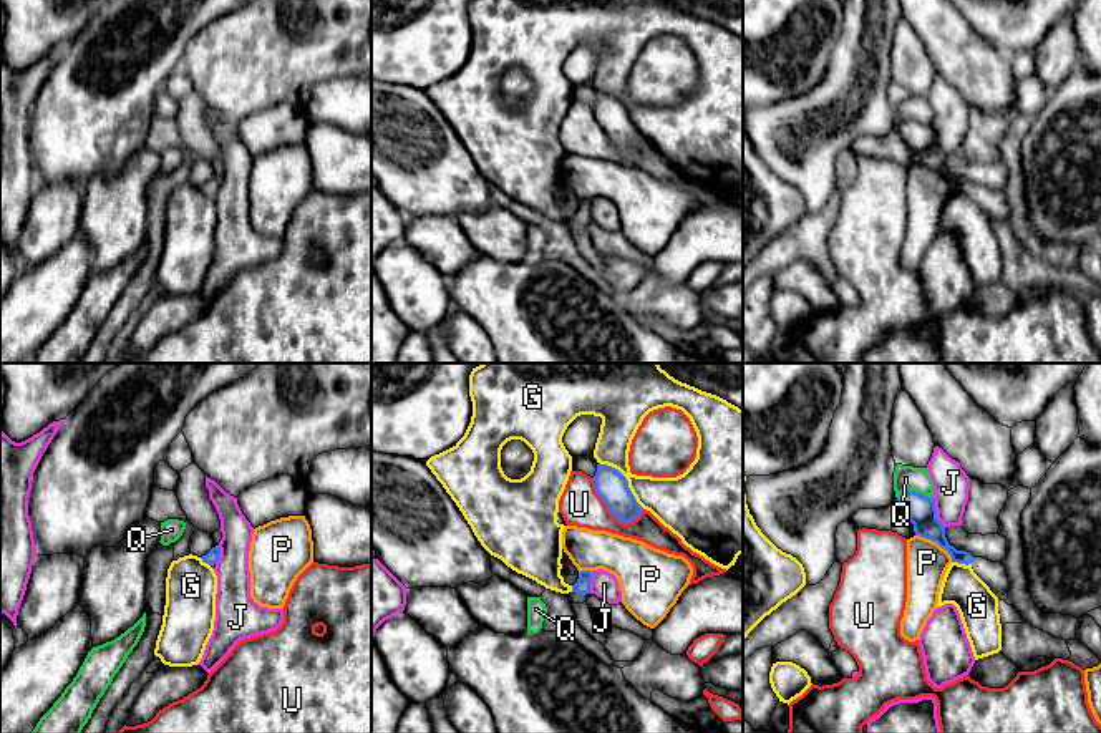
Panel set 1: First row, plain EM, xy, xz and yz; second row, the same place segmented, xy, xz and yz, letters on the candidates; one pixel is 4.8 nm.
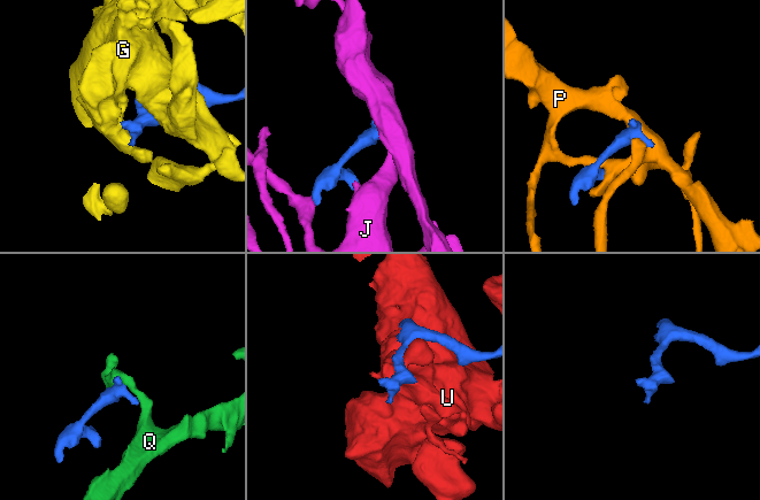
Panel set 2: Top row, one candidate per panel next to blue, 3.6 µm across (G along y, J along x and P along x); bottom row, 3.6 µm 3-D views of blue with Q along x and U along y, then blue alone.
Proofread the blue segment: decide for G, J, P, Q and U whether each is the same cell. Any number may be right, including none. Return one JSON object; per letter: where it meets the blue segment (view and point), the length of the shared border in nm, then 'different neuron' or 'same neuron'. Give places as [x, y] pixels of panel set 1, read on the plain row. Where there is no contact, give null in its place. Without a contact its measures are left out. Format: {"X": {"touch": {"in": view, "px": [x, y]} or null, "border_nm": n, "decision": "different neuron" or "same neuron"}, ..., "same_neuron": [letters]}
{"G": {"touch": {"in": "xz", "px": [625, 108]}, "border_nm": 320, "decision": "different neuron"}, "J": {"touch": {"in": "yz", "px": [936, 141]}, "border_nm": 160, "decision": "different neuron"}, "P": {"touch": {"in": "yz", "px": [936, 169]}, "border_nm": 220, "decision": "different neuron"}, "Q": {"touch": {"in": "yz", "px": [914, 120]}, "border_nm": 180, "decision": "different neuron"}, "U": {"touch": {"in": "xz", "px": [609, 138]}, "border_nm": 300, "decision": "different neuron"}, "same_neuron": []}

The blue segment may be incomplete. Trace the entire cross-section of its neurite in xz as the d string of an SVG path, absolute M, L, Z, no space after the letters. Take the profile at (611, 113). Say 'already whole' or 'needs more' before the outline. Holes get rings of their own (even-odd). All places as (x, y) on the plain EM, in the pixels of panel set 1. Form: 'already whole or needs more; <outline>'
already whole; M599 91L592 108L597 123L617 149L627 153L640 144L643 136L637 131L627 106L618 98Z

